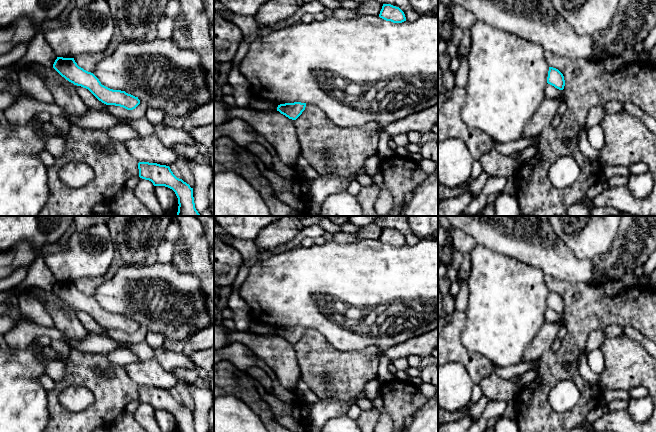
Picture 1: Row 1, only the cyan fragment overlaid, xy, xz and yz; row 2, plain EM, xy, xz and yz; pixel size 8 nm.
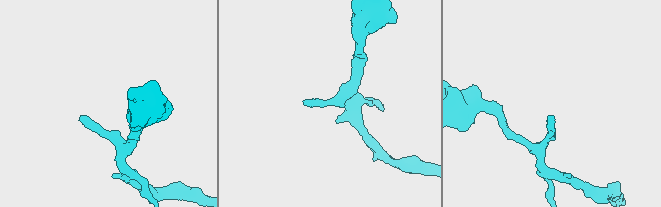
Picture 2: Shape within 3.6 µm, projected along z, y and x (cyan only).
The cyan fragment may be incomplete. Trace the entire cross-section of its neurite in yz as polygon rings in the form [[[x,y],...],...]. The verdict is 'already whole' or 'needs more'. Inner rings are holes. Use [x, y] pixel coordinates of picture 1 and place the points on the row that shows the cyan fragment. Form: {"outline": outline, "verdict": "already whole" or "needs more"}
{"outline": [[[549,67],[547,83],[559,90],[563,90],[565,86],[564,76],[558,69]]], "verdict": "already whole"}

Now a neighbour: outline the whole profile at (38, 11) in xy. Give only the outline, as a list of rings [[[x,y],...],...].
[[[0,0],[0,28],[6,28],[15,23],[20,18],[28,18],[37,28],[37,33],[30,41],[27,52],[22,59],[16,63],[17,68],[38,63],[46,68],[52,68],[57,55],[47,43],[44,33],[40,31],[41,24],[50,19],[58,17],[72,0]]]

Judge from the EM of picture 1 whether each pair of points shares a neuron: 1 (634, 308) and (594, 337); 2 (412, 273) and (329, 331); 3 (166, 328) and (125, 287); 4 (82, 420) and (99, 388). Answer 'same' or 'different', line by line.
1: different
2: same
3: same
4: same

